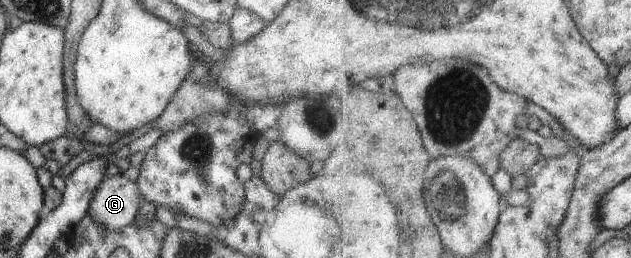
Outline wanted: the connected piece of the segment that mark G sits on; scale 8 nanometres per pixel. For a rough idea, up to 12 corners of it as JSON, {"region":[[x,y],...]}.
{"region":[[104,177],[87,214],[107,230],[132,224],[144,204],[137,182]]}

